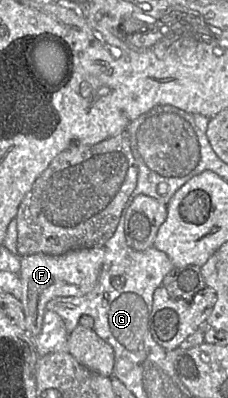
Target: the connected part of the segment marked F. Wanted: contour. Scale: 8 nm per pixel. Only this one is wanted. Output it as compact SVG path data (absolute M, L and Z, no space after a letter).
M103 247L77 249L61 255L33 254L21 258L21 304L26 320L26 332L34 339L43 326L47 303L56 297L83 296L95 286L104 262Z

